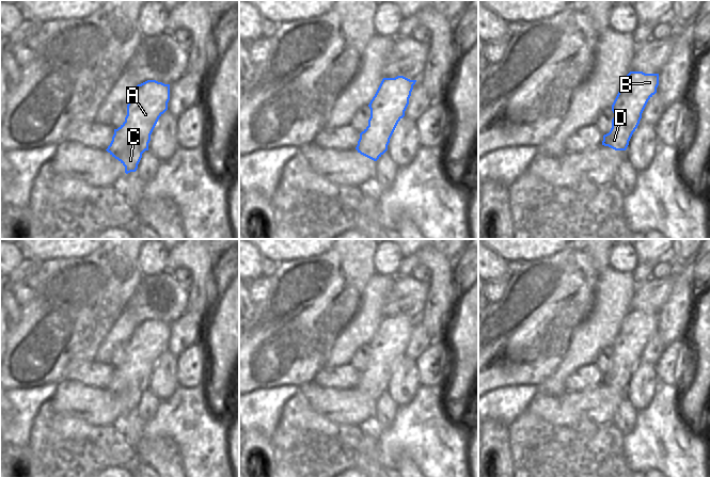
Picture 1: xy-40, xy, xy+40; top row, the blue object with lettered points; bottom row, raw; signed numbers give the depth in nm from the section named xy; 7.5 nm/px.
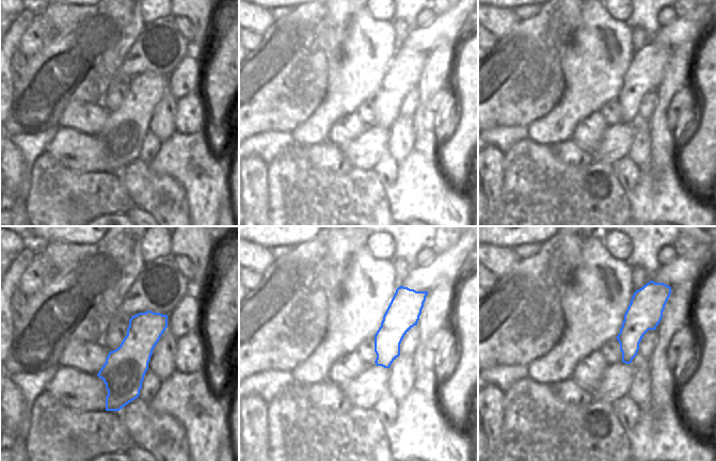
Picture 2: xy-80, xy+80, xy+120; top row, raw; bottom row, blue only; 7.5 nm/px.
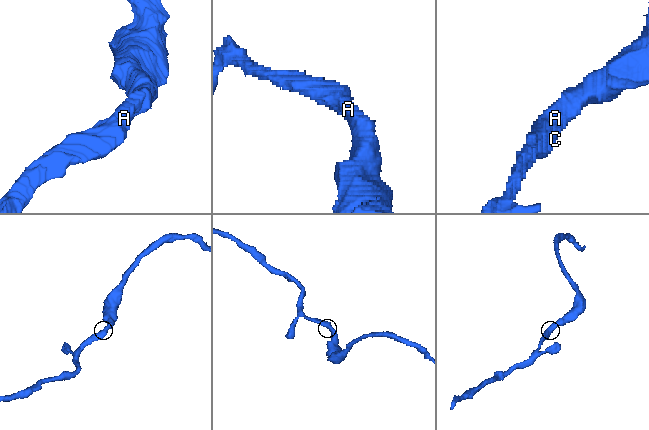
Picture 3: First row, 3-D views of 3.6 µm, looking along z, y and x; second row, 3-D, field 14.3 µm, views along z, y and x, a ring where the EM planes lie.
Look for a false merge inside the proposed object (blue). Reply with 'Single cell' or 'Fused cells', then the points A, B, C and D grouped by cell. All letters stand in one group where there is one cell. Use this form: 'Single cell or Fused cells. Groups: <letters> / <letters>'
Single cell. Groups: A B C D

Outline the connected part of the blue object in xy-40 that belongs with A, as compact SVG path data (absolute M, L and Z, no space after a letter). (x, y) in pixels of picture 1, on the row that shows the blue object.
M147 80L137 85L127 105L125 122L114 129L106 149L125 166L126 174L137 171L159 117L168 110L169 100L170 84Z

